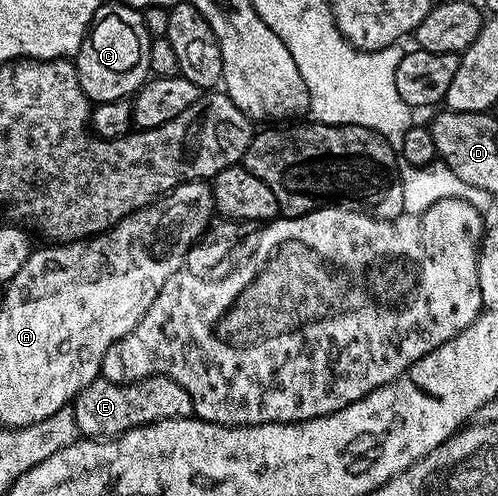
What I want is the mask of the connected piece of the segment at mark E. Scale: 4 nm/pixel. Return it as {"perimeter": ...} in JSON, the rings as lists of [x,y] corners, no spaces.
{"perimeter":[[[151,376],[138,382],[119,384],[103,378],[90,382],[76,395],[70,407],[77,422],[79,435],[94,440],[111,440],[135,428],[157,424],[160,420],[186,420],[194,413],[190,394],[174,378]]]}

